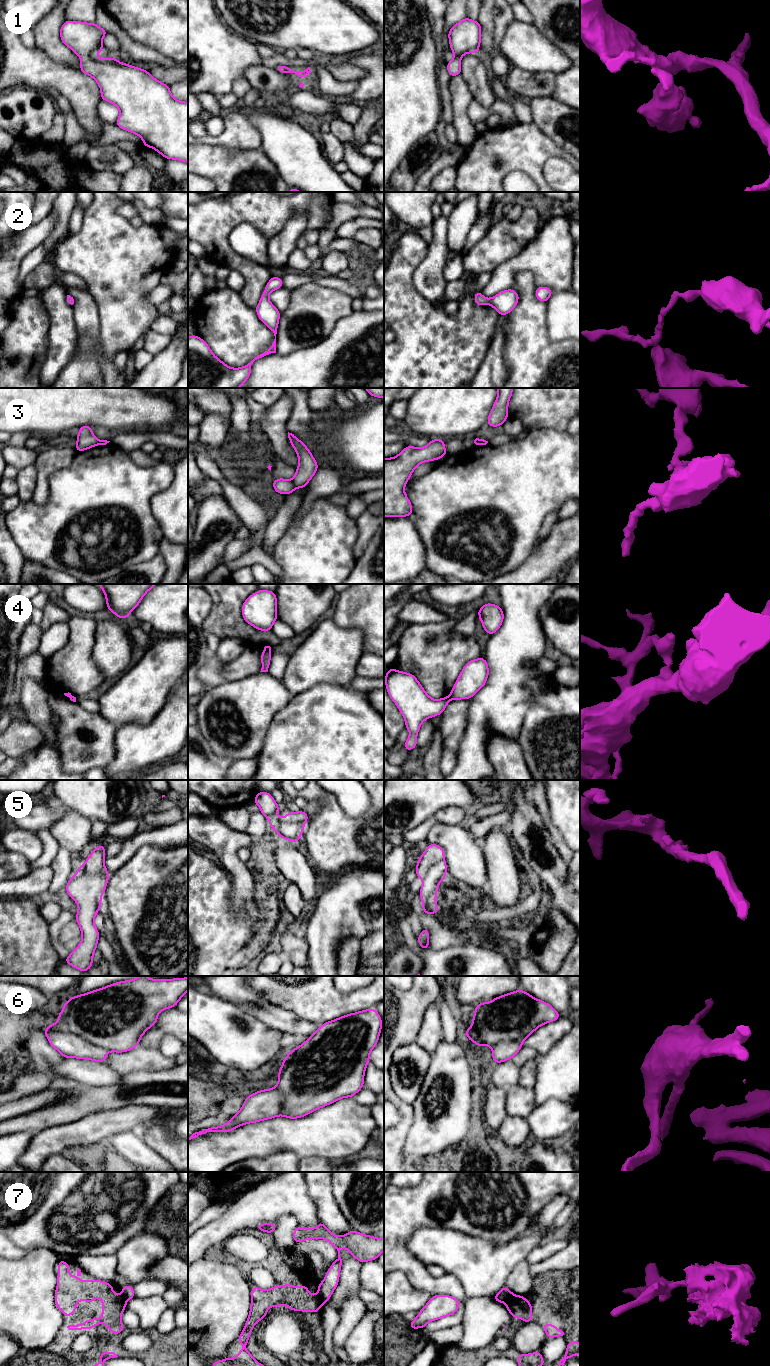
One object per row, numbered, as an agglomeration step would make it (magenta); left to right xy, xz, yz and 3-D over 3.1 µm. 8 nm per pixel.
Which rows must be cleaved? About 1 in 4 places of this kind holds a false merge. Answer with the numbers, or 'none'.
3, 4, 5, 7

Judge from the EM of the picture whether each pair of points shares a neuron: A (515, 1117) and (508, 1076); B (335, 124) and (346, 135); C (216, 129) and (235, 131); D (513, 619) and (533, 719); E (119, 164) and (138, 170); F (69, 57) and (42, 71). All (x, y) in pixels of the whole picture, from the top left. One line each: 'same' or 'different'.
A: same
B: same
C: different
D: different
E: different
F: different

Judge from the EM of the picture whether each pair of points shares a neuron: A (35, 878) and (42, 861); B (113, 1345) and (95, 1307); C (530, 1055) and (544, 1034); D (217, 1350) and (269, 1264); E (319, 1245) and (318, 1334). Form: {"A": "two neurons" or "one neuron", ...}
{"A": "two neurons", "B": "one neuron", "C": "two neurons", "D": "two neurons", "E": "two neurons"}

